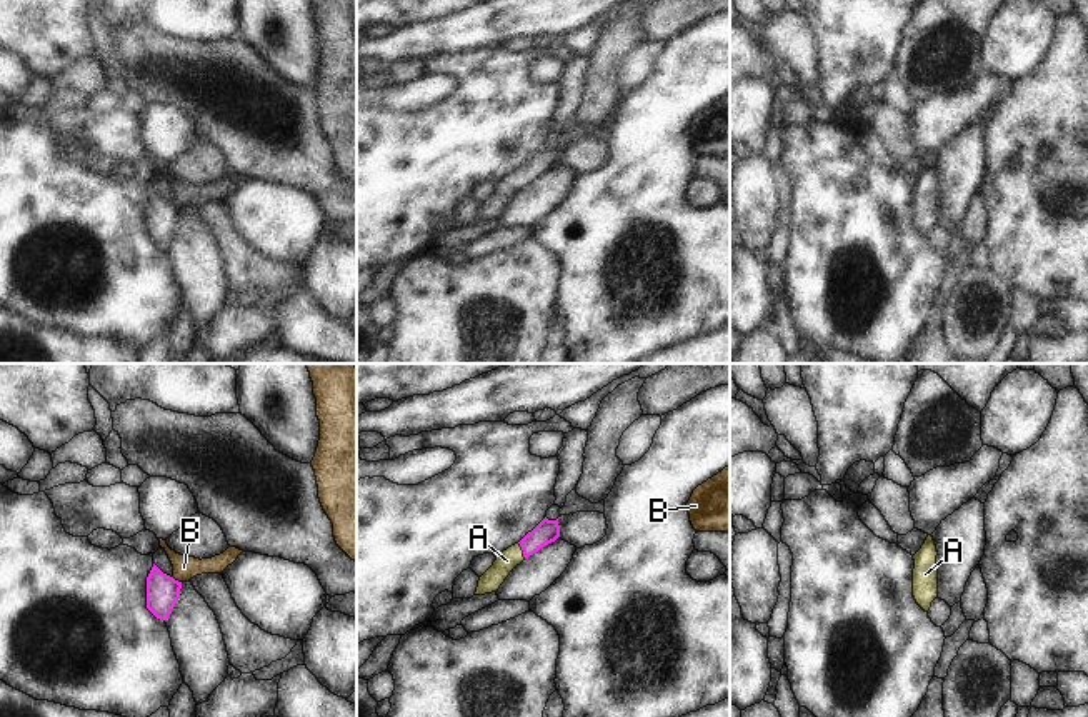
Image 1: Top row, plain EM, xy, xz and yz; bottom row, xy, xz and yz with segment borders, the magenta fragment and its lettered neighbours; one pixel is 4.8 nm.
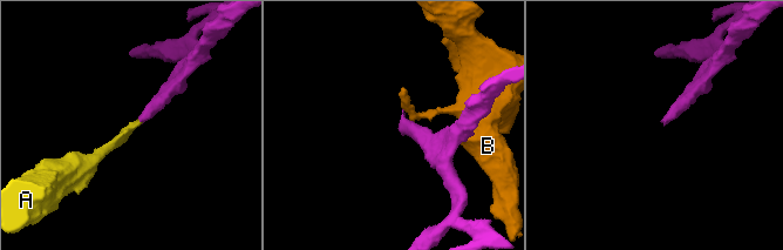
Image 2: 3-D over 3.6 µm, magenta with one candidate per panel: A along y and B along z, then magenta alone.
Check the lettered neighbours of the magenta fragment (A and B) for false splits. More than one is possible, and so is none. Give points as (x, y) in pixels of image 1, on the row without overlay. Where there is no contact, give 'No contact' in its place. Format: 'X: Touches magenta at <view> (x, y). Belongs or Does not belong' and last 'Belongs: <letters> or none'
A: Touches magenta at xz (522, 175). Belongs
B: Touches magenta at xy (177, 207). Does not belong
Belongs: A

